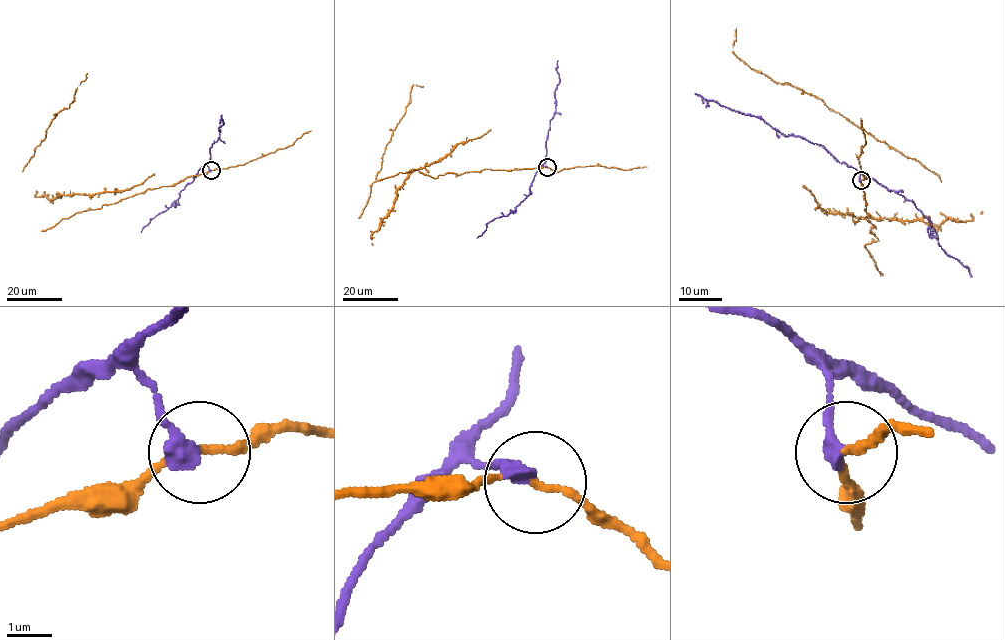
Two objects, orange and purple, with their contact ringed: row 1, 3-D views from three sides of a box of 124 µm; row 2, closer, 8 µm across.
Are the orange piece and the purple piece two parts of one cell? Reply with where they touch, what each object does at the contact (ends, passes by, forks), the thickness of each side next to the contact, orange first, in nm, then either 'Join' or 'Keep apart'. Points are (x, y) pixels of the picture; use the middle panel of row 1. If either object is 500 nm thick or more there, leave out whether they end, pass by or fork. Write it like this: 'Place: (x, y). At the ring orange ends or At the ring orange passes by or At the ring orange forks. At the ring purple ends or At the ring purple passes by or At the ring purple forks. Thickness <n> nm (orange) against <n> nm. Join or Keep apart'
Place: (547, 167). At the ring orange passes by. At the ring purple ends. Thickness 120 nm (orange) against 380 nm. Keep apart

